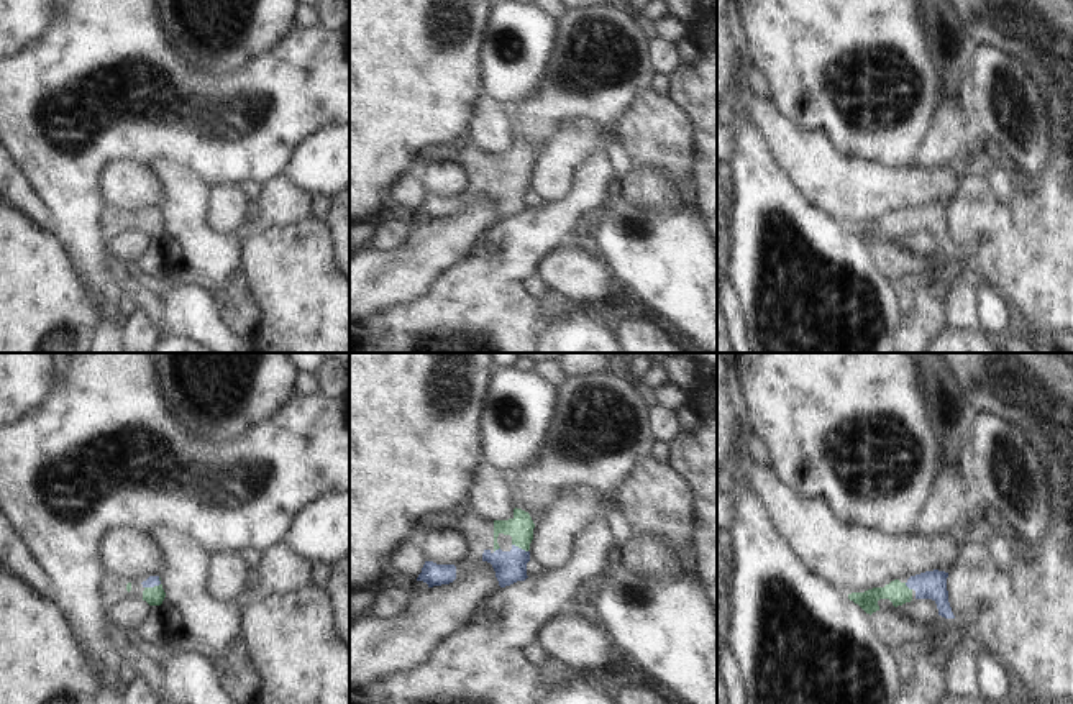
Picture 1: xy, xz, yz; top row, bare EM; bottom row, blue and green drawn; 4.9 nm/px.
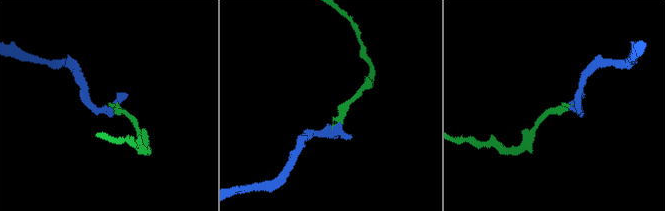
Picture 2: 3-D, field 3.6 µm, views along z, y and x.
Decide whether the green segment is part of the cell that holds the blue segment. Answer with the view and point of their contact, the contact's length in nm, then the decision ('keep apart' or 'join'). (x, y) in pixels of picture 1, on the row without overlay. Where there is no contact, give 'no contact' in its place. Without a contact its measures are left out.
xy (155, 217) | 90 nm | join

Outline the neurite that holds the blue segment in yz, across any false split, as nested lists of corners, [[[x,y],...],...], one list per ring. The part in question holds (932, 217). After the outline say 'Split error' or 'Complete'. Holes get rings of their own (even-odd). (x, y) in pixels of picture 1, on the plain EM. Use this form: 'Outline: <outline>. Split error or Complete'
Outline: [[[925,203],[911,208],[906,215],[899,212],[891,213],[884,220],[873,220],[865,225],[852,225],[848,231],[858,236],[866,246],[879,243],[878,233],[889,231],[894,240],[902,238],[915,231],[932,231],[937,236],[938,248],[945,251],[955,251],[947,223],[945,203]]]. Split error

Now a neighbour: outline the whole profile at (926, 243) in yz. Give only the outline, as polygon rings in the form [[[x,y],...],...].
[[[889,231],[878,233],[879,241],[896,241],[915,253],[932,256],[938,249],[938,241],[932,231],[912,231],[902,238],[894,240]]]

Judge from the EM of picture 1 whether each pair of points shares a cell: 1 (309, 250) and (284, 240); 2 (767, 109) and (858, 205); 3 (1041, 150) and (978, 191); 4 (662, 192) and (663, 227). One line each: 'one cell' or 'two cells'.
1: one cell
2: one cell
3: two cells
4: two cells

